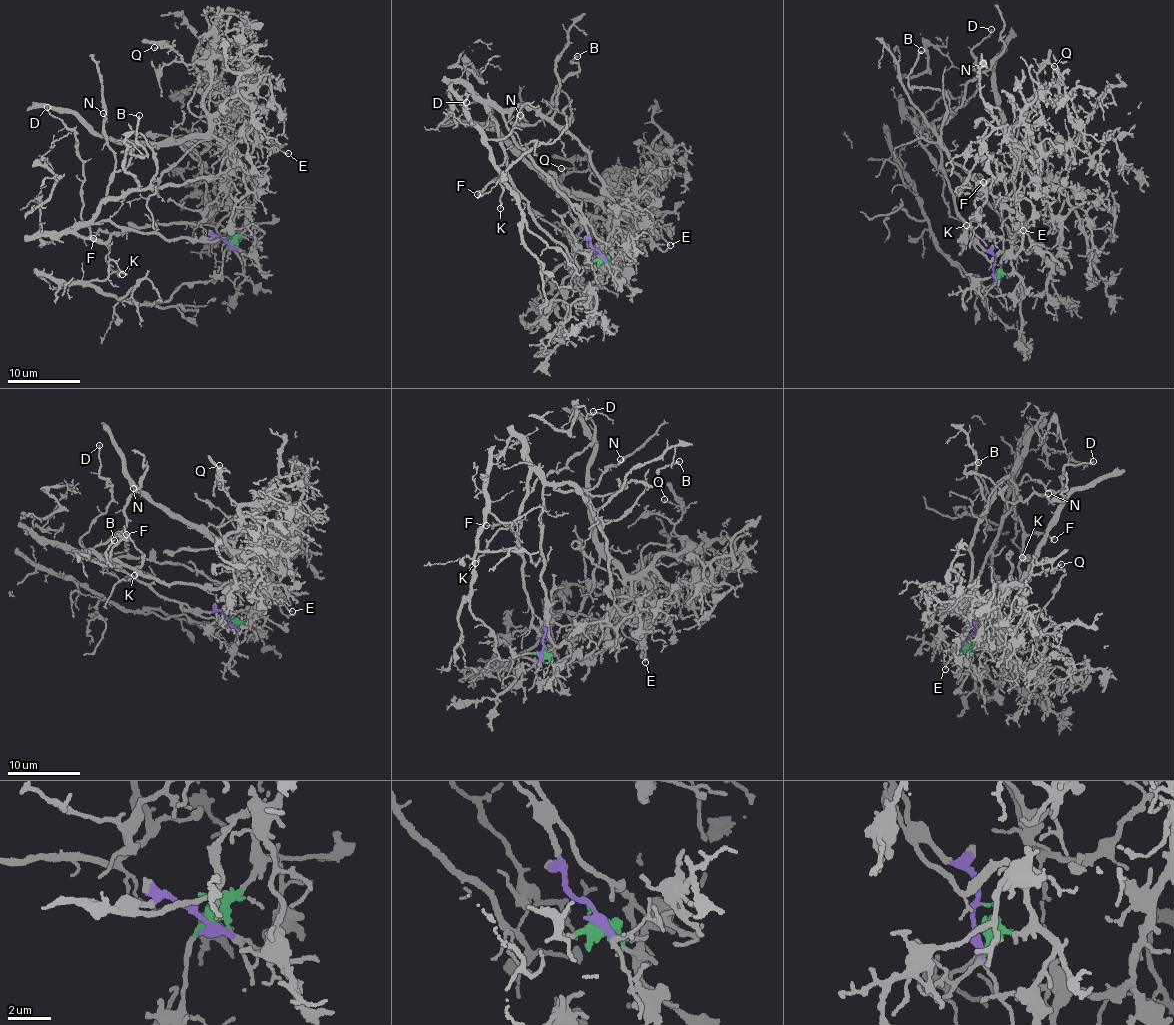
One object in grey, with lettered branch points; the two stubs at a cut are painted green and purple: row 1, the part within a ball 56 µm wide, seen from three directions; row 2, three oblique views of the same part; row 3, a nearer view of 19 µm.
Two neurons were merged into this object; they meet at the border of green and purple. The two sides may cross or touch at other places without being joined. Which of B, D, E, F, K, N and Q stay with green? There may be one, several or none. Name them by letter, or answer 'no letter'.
E, Q

